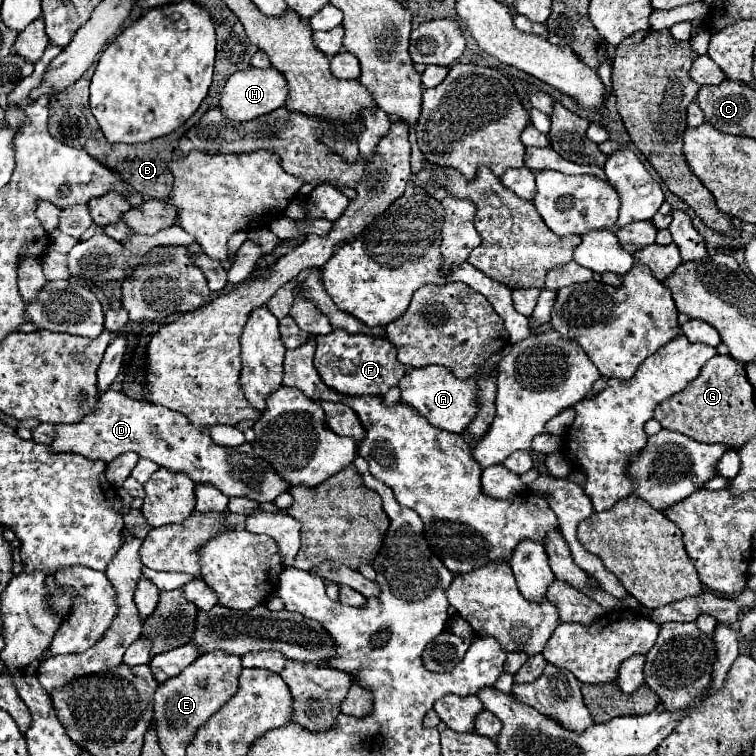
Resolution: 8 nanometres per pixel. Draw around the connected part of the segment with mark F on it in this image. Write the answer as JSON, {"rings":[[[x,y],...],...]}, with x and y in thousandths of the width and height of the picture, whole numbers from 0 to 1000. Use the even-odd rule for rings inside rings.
{"rings":[[[452,435],[439,438],[434,443],[418,446],[418,470],[415,470],[415,485],[426,504],[458,522],[503,522],[519,515],[532,496],[537,493],[537,485],[524,475],[524,459],[511,446],[492,446],[492,443],[463,443]]]}

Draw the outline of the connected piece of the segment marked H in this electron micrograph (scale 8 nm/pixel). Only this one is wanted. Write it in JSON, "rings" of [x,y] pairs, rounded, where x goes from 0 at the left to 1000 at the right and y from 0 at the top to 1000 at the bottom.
{"rings":[[[328,89],[325,94],[310,97],[299,107],[294,126],[291,126],[291,144],[310,163],[325,163],[325,160],[333,160],[344,152],[352,152],[352,149],[373,142],[378,136],[378,128],[381,128],[381,110],[378,110],[378,102],[368,91],[362,91],[362,89],[357,89],[357,91]]]}

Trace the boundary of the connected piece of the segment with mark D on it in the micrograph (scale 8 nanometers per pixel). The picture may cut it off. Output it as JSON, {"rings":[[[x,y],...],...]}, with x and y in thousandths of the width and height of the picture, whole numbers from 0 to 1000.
{"rings":[[[151,515],[135,520],[130,544],[114,549],[108,560],[74,565],[69,597],[106,599],[119,607],[135,607],[138,612],[146,612],[159,599],[180,597],[185,604],[201,607],[217,620],[249,628],[262,642],[286,644],[299,657],[328,657],[344,665],[362,663],[373,649],[381,647],[378,636],[373,636],[362,620],[336,599],[331,586],[291,591],[272,570],[259,567],[241,546],[198,530],[180,530]]]}

